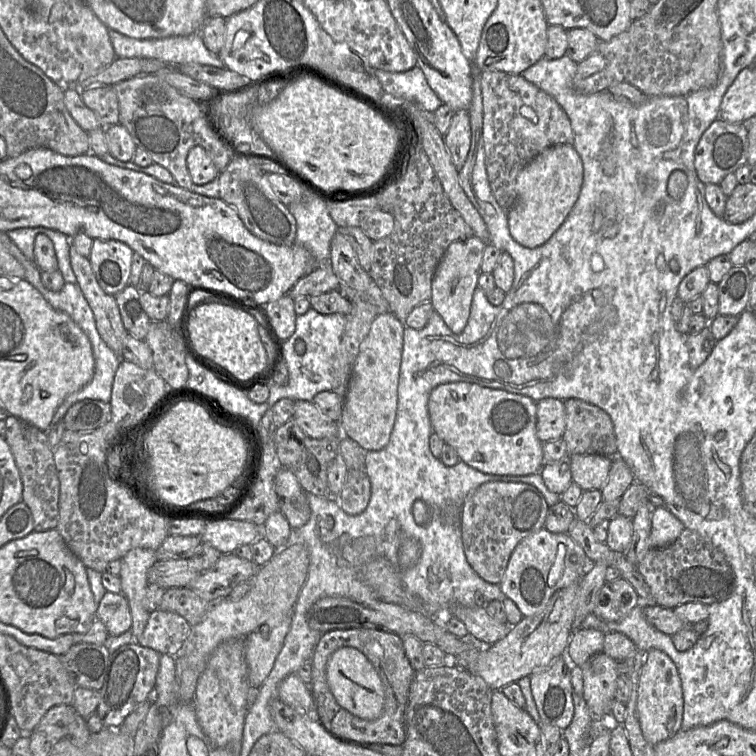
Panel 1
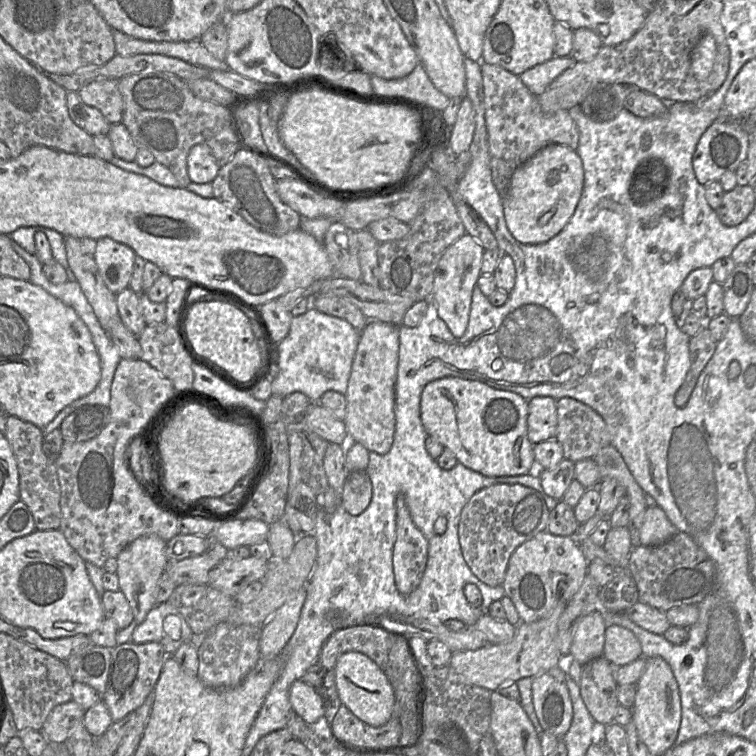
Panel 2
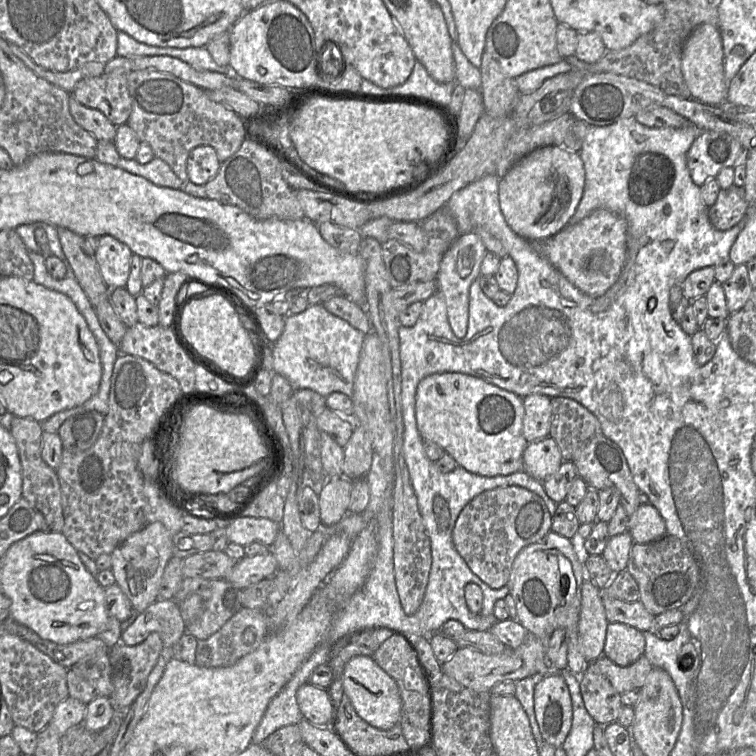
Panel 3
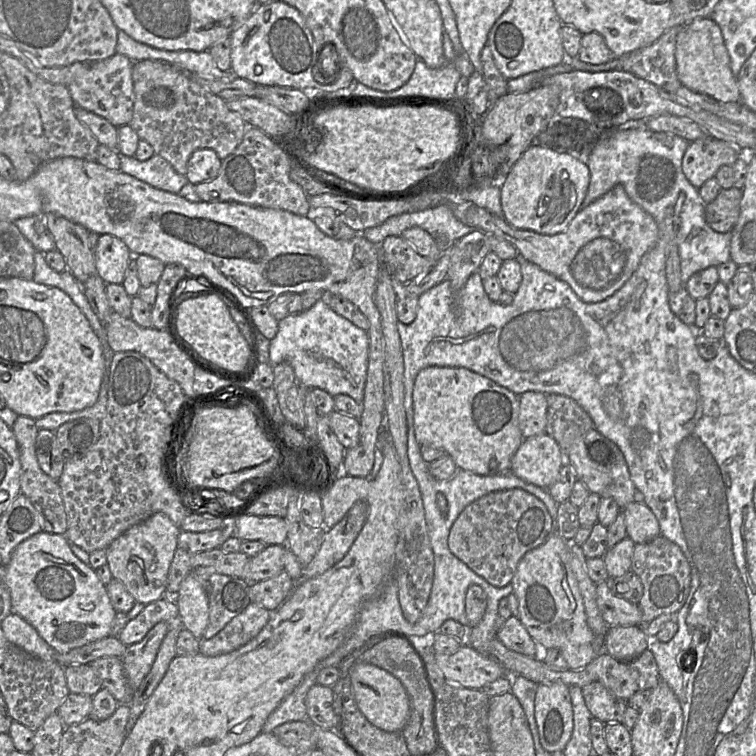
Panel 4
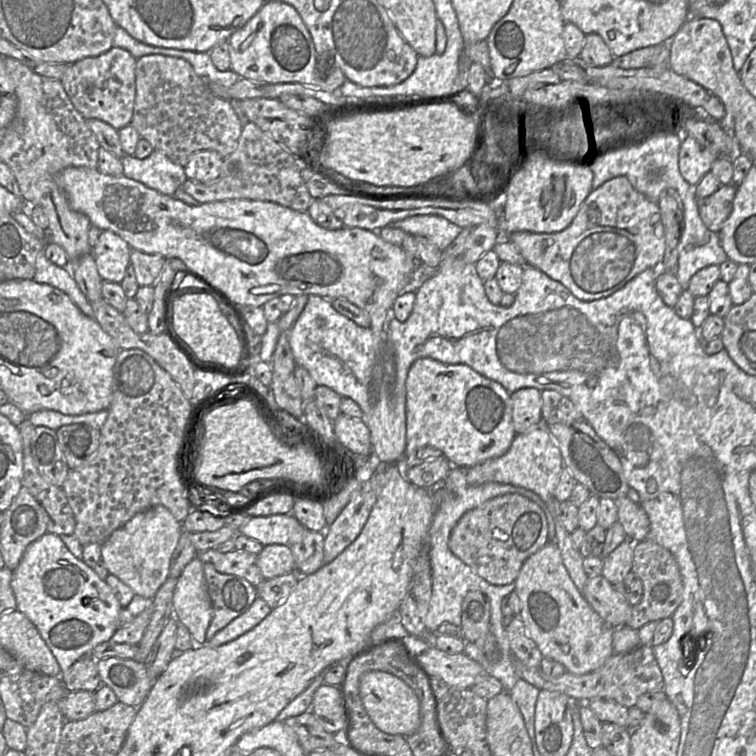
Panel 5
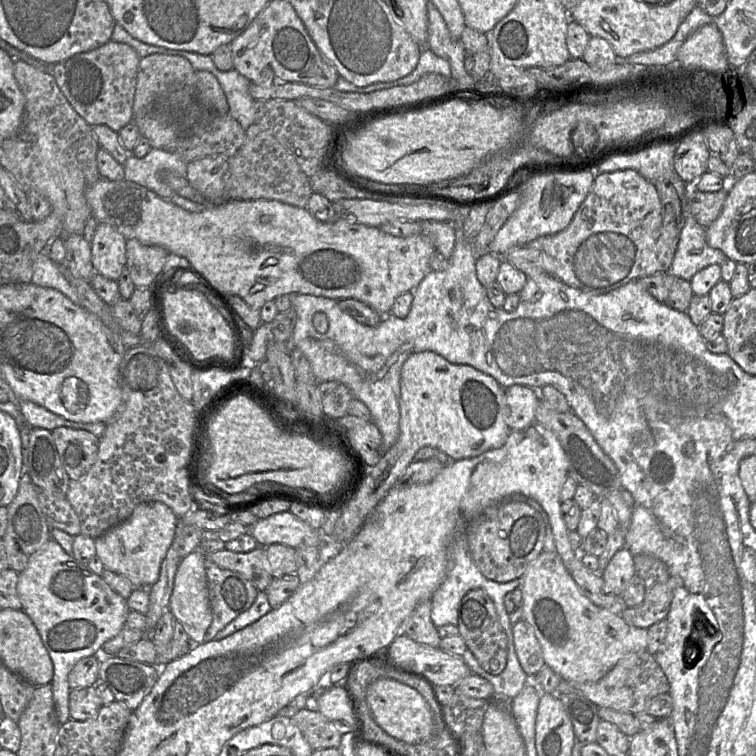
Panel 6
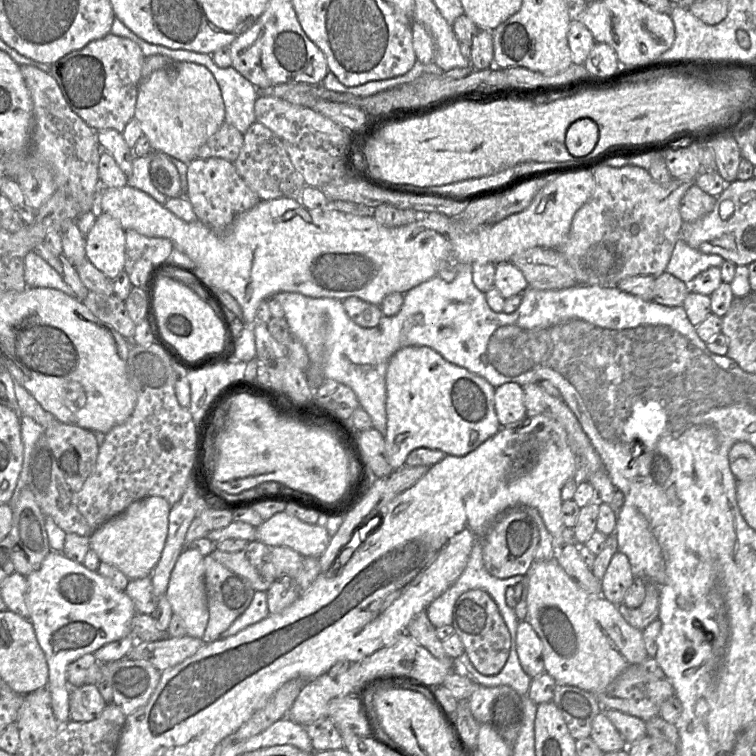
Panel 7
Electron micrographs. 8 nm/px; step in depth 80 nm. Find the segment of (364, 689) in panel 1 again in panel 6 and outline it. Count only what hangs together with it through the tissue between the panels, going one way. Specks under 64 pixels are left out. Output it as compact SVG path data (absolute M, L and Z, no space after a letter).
M390 678L367 679L366 701L375 722L390 736L417 745L433 733L433 717L424 697L414 688Z

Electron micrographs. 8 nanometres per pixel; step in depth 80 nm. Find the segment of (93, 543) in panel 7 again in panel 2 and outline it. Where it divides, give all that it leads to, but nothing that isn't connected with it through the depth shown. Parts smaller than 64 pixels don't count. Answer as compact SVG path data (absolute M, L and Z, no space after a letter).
M157 535L142 536L130 543L116 557L119 589L126 597L136 626L144 621L148 612L157 605L156 587L168 563L166 545Z

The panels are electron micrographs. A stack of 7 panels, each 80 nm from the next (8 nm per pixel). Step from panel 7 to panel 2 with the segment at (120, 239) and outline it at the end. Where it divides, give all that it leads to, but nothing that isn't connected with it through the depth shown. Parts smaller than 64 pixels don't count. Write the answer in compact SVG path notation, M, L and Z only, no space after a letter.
M109 237L97 240L93 255L99 273L108 289L117 294L129 287L136 253Z

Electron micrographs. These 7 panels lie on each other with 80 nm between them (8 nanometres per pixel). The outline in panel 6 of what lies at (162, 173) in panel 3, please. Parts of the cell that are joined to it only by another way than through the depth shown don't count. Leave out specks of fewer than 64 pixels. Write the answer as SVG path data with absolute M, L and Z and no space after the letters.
M151 148L143 158L131 154L123 167L125 180L146 187L163 199L170 199L175 193L160 180L160 171L170 169L181 177L187 176L185 161L174 153L157 148Z

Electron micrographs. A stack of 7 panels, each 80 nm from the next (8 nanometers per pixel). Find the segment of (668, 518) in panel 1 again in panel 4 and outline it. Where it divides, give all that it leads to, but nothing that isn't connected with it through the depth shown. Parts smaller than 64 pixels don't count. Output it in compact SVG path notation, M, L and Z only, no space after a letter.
M631 502L621 511L625 517L627 536L635 544L660 536L659 522L645 503Z

